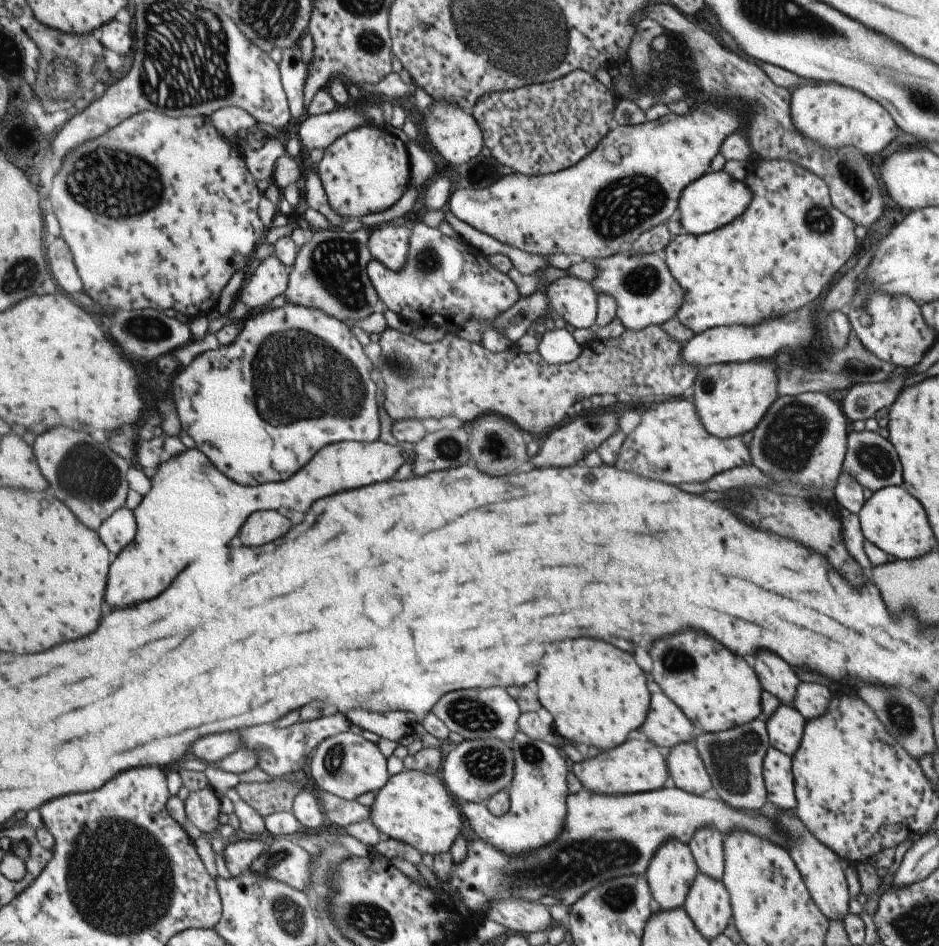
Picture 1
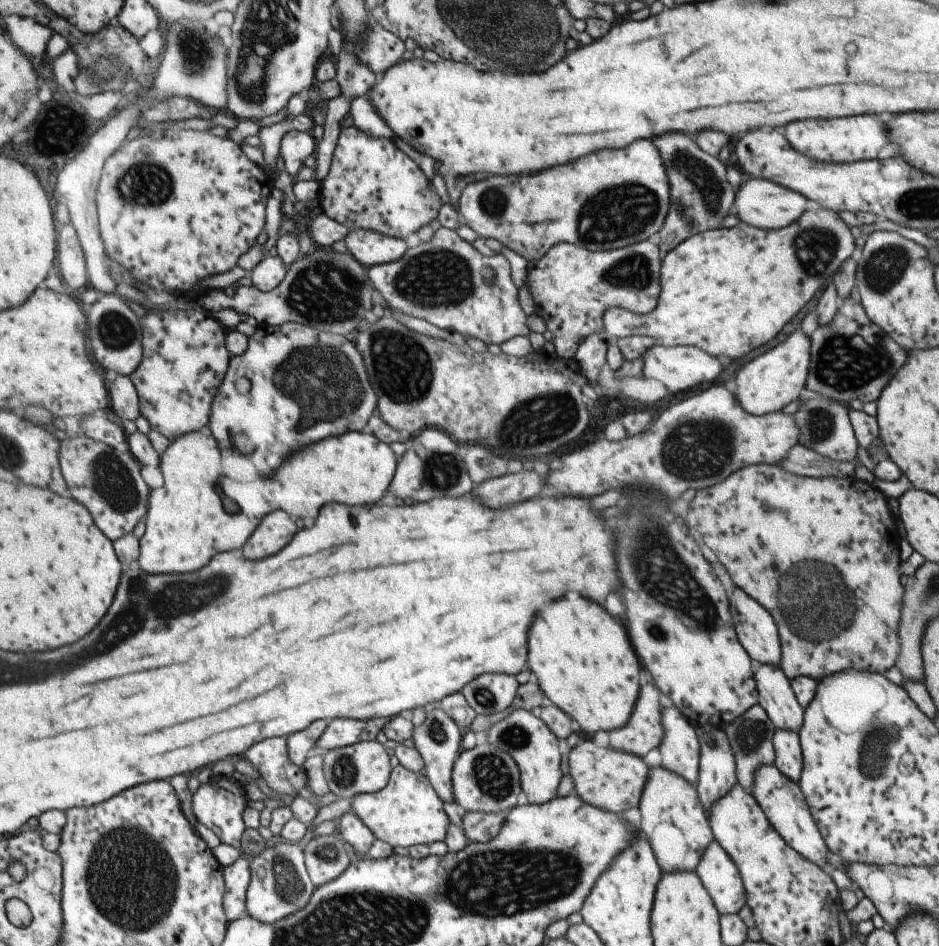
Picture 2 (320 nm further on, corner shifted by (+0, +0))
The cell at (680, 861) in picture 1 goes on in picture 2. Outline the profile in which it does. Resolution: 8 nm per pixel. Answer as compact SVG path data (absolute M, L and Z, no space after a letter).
M661 765L655 766L651 768L647 785L642 790L642 801L637 808L639 809L639 816L641 816L639 822L641 834L650 842L663 873L695 870L703 851L713 840L708 818L699 802L695 785L681 778L676 772L671 772Z

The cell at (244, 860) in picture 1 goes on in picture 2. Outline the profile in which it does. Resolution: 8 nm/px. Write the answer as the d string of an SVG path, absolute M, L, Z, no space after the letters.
M244 855L235 864L224 867L226 877L226 915L233 921L248 914L248 888L252 879L249 857Z

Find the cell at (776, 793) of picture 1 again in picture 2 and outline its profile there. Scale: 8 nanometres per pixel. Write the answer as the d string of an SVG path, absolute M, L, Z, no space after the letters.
M774 729L772 736L774 765L791 782L798 782L802 769L802 752L798 731Z

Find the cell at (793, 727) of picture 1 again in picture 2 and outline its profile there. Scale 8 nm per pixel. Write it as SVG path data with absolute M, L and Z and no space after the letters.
M757 663L753 665L753 678L755 681L758 703L769 717L775 729L798 731L802 723L804 709L799 706L790 687L790 680L783 674L780 665Z

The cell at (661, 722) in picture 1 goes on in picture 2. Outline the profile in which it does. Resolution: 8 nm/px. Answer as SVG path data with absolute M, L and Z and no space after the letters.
M653 683L643 685L627 724L609 732L609 746L641 758L651 748L661 744L664 730L661 706L657 700L659 696Z

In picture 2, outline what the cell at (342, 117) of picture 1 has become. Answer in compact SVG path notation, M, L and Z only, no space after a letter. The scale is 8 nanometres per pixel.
M290 130L280 146L280 156L283 157L284 170L294 177L292 184L297 182L297 176L304 167L303 160L314 156L318 149L318 142L311 133Z

